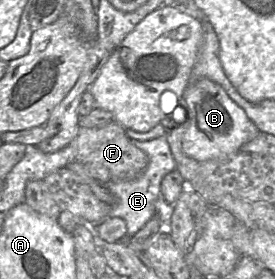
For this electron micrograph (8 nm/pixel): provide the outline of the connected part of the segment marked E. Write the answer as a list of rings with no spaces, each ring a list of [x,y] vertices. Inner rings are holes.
[[[165,136],[148,141],[132,140],[132,142],[143,148],[143,152],[146,153],[148,157],[146,168],[131,180],[115,180],[105,184],[117,199],[117,203],[111,206],[109,217],[123,219],[129,237],[138,233],[158,213],[169,213],[172,206],[167,205],[161,198],[161,182],[165,175],[176,170],[176,161]]]

